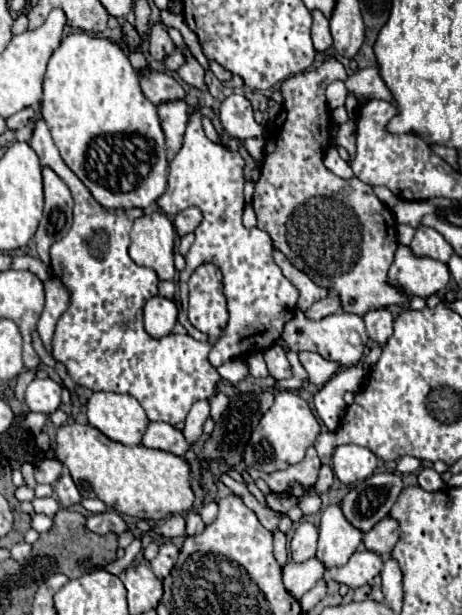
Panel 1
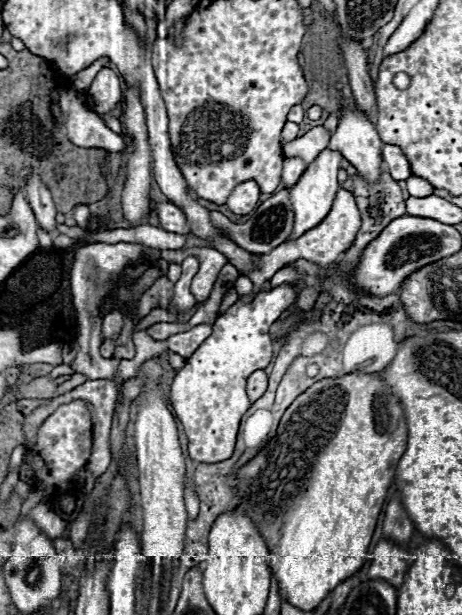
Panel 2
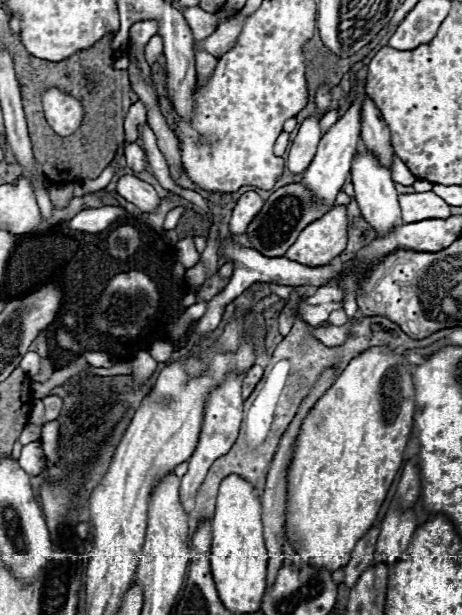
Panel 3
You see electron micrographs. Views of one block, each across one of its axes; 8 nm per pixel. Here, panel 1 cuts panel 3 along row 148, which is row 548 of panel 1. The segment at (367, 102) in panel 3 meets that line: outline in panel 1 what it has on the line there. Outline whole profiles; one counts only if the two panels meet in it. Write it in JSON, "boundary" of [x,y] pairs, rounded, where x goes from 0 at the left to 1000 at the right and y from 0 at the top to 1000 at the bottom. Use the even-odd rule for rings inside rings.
{"boundary":[[[835,839],[801,865],[788,868],[788,888],[797,894],[810,894],[814,901],[823,901],[827,907],[835,907],[848,898],[861,875],[866,875],[861,849],[844,839]]]}

